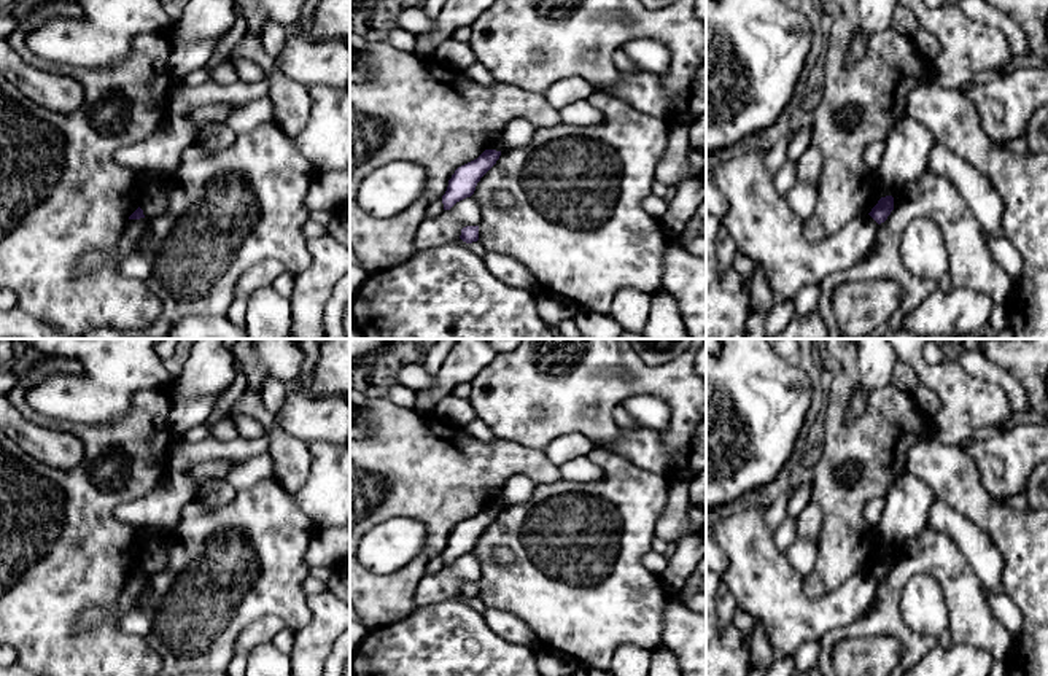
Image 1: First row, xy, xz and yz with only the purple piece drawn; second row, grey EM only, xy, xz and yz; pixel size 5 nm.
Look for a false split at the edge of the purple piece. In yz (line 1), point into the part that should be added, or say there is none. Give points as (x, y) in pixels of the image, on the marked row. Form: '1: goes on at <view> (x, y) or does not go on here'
1: does not go on here

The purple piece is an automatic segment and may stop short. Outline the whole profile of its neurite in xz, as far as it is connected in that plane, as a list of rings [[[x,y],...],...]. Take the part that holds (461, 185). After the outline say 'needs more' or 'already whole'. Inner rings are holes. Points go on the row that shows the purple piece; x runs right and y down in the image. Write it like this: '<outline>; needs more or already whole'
[[[485,150],[477,159],[458,167],[442,196],[444,210],[450,210],[456,202],[471,197],[480,178],[496,164],[499,156],[501,151]]]; already whole

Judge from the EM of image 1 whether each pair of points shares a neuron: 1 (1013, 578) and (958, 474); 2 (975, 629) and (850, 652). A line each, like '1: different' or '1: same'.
1: same
2: different

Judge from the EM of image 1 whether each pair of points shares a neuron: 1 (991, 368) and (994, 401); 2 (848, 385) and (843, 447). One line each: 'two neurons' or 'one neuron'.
1: two neurons
2: one neuron

